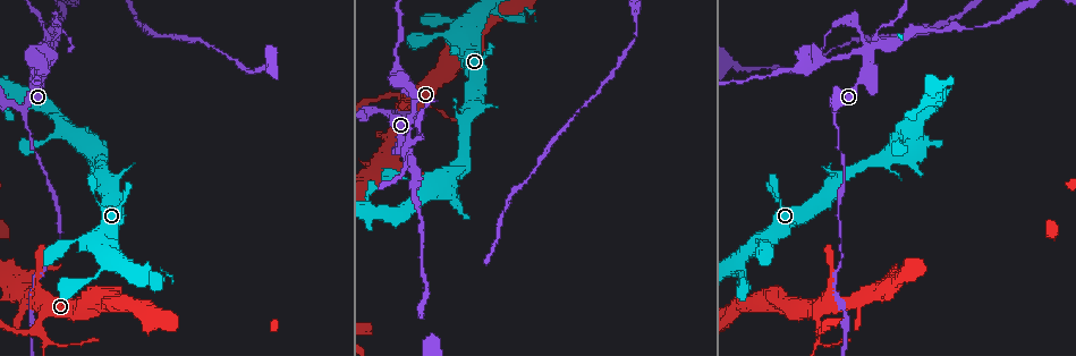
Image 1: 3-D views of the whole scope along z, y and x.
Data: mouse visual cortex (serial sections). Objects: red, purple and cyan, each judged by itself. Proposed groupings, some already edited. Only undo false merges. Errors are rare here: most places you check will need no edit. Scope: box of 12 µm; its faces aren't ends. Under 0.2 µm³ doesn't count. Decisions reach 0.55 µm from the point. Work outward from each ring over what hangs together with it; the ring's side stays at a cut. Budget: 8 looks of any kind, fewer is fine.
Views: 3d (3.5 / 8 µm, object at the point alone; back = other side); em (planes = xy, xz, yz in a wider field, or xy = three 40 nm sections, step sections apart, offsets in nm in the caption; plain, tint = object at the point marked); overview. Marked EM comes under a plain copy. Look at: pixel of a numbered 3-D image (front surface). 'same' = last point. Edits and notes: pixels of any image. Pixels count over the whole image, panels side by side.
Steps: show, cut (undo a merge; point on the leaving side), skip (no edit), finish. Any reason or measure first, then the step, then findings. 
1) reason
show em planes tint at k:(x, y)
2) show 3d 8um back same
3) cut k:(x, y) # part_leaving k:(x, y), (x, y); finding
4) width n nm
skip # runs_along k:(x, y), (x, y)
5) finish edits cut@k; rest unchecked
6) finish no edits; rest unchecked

three-way junction
show 3d 3.5um at 1:(37, 328)

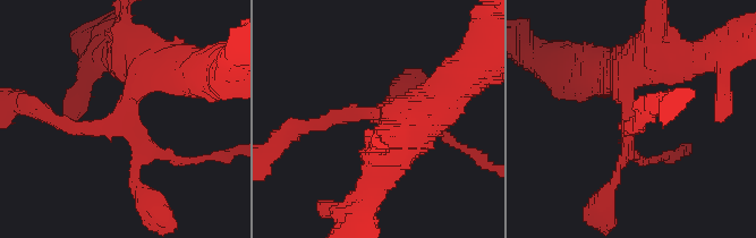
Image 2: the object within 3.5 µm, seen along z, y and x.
arms 3; arm_widths 150, 200, 500 nm
show em planes tint at 2:(380, 114)

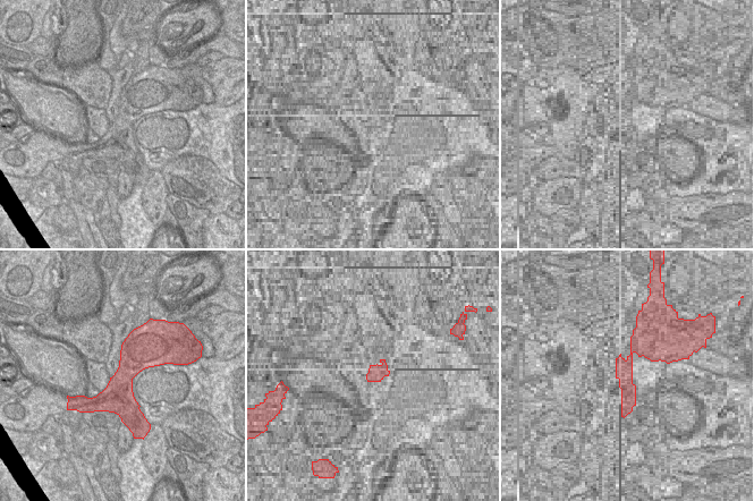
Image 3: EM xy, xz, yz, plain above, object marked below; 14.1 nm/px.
width 400 nm
skip # runs_along 2:(625, 67), (628, 146), (645, 161); continuous, no second cell

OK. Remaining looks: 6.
calibre changes
show 3d 8um at 1:(471, 21)

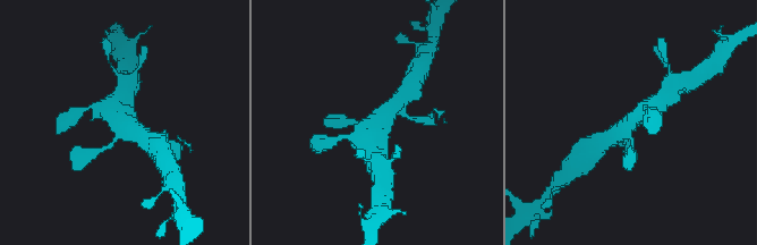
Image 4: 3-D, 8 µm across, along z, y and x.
zoom in
show 3d 3.5um at 4:(632, 121)

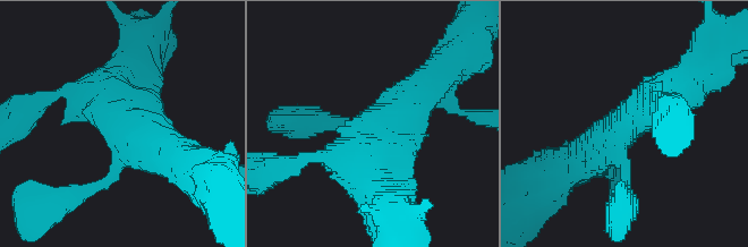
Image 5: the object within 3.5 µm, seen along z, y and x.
shape alone is not enough
show em xy step 5 tint at 5:(136, 127)

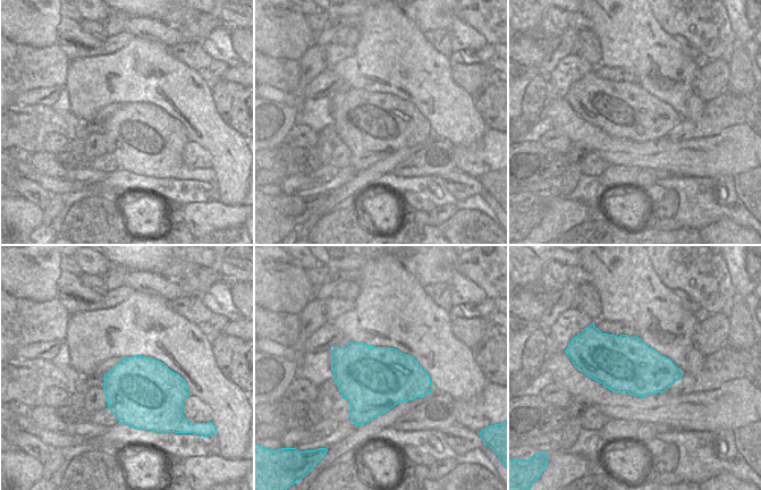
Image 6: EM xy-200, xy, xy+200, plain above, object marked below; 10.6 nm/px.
skip # runs_along 5:(673, 86), (606, 135), (589, 167); one cell here

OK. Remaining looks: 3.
four arms meet
show 3d 3.5um at 1:(869, 62)

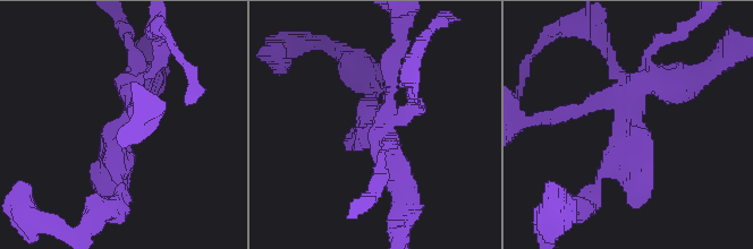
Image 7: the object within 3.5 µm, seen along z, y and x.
need the tissue
show em xy step 2 tint at 7:(125, 119)

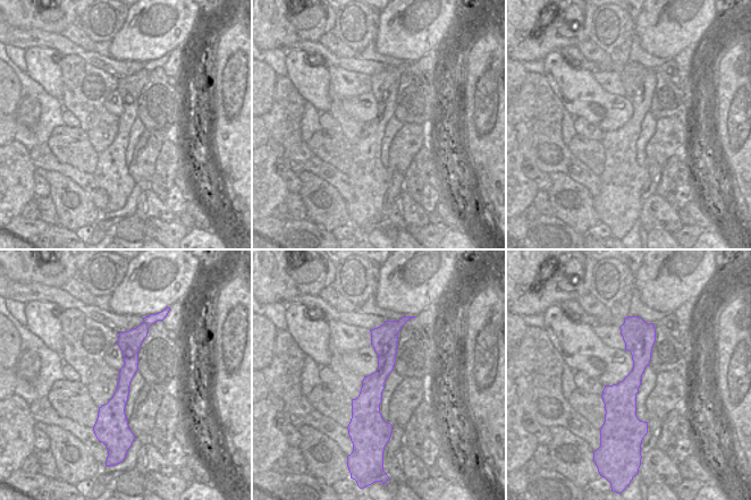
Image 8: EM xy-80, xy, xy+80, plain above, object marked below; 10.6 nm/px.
cut 7:(158, 59) # two cells meet here

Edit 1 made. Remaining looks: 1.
finish edits cut@7; rest unchecked

